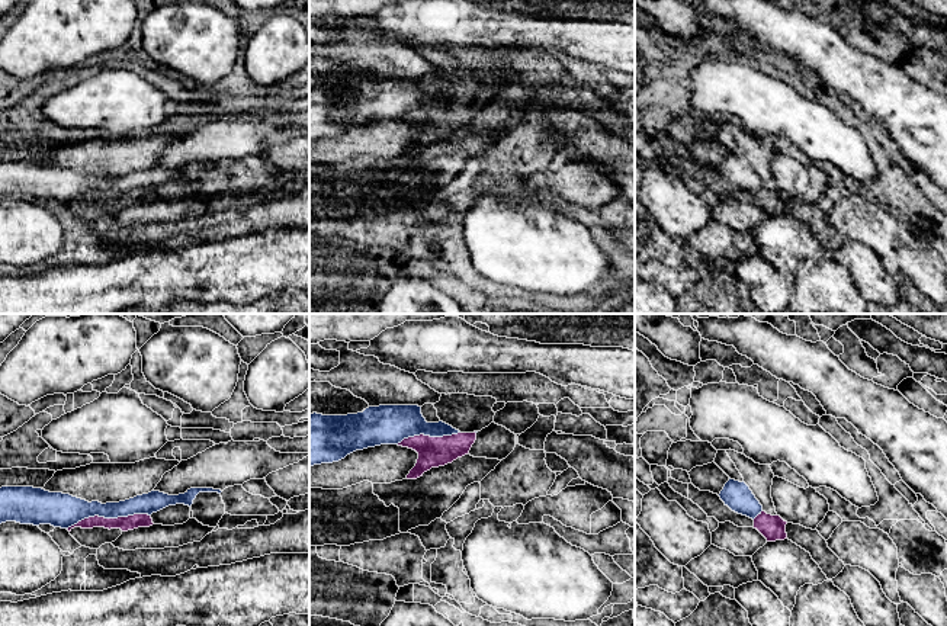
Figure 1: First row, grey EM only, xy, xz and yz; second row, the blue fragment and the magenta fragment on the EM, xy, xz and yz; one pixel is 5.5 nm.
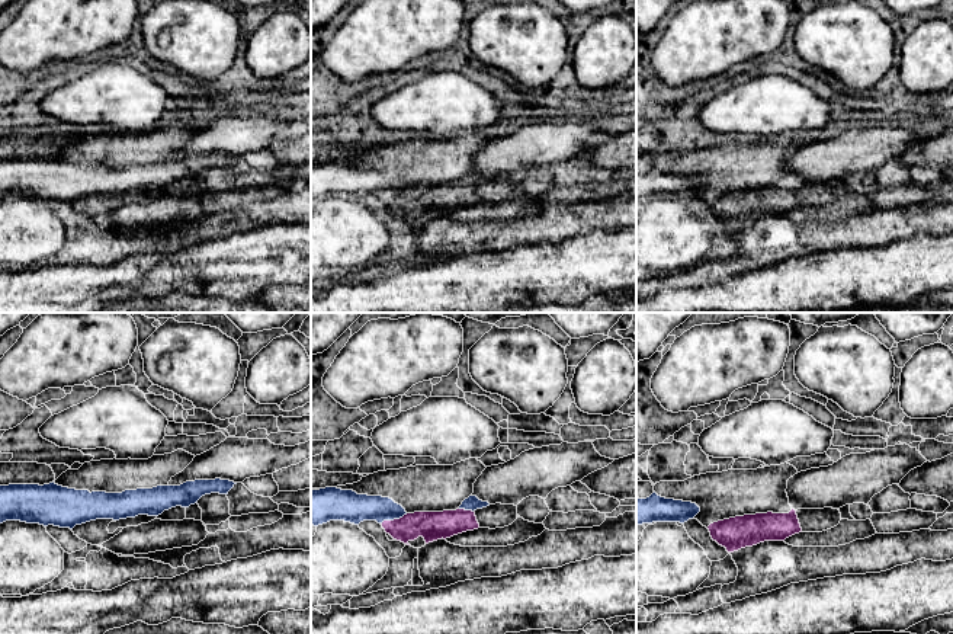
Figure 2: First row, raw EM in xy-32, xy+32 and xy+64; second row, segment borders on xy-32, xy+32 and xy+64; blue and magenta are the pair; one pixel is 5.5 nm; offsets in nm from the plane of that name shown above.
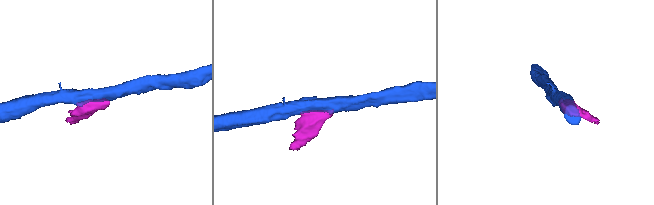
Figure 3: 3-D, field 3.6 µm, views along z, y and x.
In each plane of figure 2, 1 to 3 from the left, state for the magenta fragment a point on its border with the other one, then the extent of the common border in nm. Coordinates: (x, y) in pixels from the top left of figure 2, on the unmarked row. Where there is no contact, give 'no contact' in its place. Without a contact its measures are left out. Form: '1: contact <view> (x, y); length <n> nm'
1: no contact
2: contact xy+32 (394, 192); length 160 nm
3: no contact

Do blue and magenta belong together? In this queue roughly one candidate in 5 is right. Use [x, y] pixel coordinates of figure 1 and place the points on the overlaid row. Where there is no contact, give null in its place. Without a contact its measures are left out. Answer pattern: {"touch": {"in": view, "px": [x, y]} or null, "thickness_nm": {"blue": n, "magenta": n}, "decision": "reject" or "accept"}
{"touch": {"in": "xy", "px": [108, 517]}, "thickness_nm": {"blue": 190, "magenta": 80}, "decision": "reject"}

